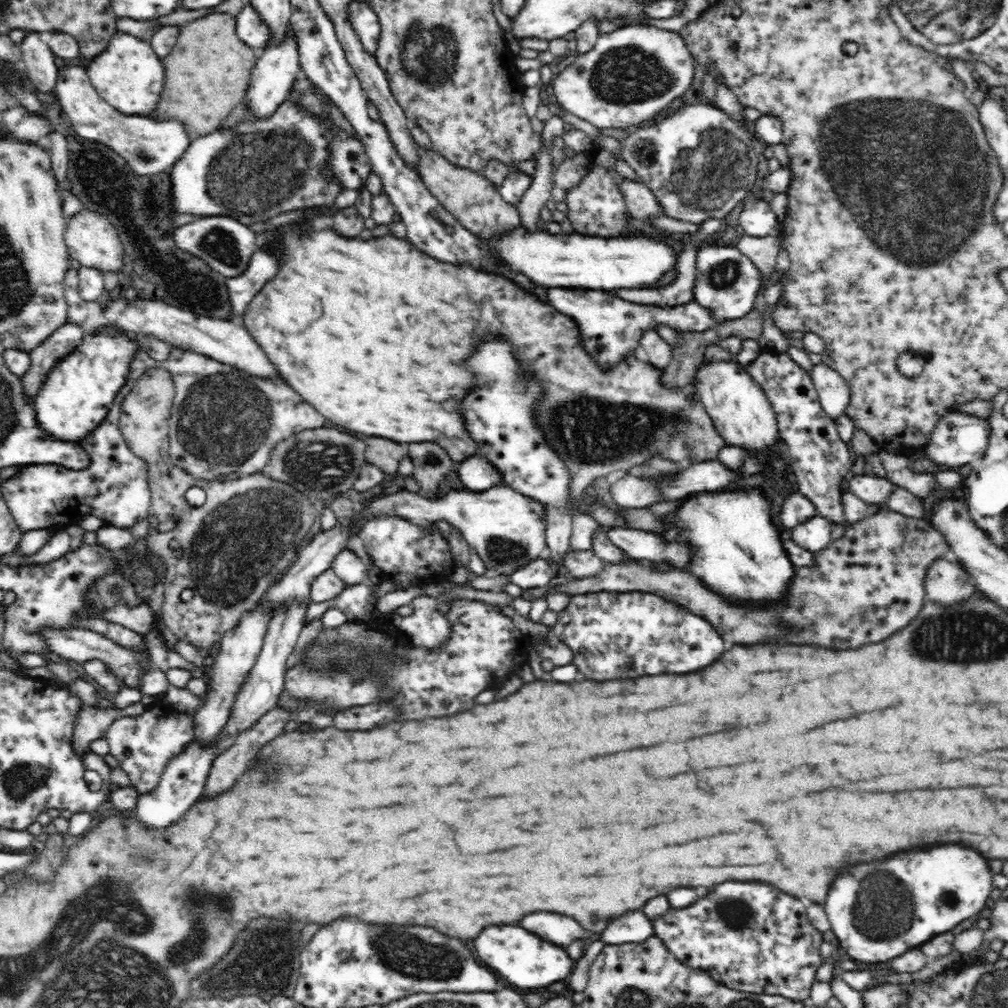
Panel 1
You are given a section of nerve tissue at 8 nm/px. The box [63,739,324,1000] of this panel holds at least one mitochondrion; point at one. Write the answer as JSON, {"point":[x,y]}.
{"point":[270,969]}

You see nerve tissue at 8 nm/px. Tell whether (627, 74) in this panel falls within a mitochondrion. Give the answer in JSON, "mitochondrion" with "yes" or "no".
{"mitochondrion":"yes"}

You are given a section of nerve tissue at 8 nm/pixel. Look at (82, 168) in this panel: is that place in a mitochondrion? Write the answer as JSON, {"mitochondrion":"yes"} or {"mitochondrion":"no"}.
{"mitochondrion":"yes"}

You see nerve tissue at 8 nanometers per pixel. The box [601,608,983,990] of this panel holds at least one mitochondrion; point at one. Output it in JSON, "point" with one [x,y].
{"point":[883,909]}

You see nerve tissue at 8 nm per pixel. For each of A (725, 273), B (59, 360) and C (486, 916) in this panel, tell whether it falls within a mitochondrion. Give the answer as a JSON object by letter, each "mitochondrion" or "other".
{"A":"mitochondrion","B":"other","C":"other"}

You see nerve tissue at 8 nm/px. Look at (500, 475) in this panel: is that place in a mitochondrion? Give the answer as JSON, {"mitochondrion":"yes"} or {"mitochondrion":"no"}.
{"mitochondrion":"no"}

